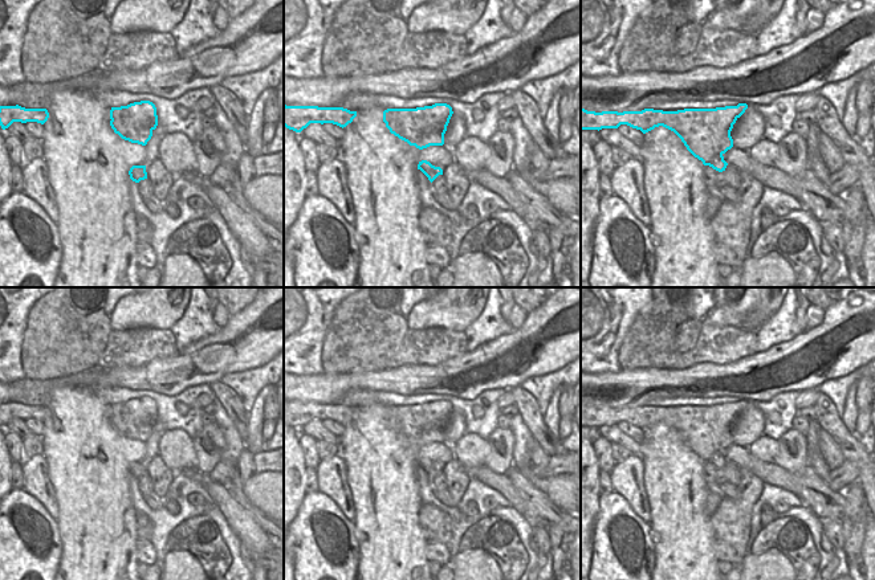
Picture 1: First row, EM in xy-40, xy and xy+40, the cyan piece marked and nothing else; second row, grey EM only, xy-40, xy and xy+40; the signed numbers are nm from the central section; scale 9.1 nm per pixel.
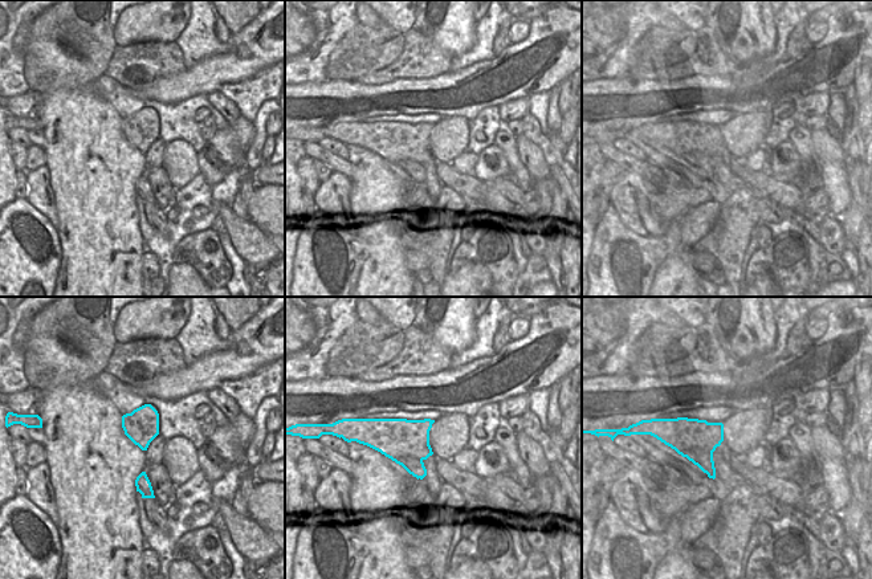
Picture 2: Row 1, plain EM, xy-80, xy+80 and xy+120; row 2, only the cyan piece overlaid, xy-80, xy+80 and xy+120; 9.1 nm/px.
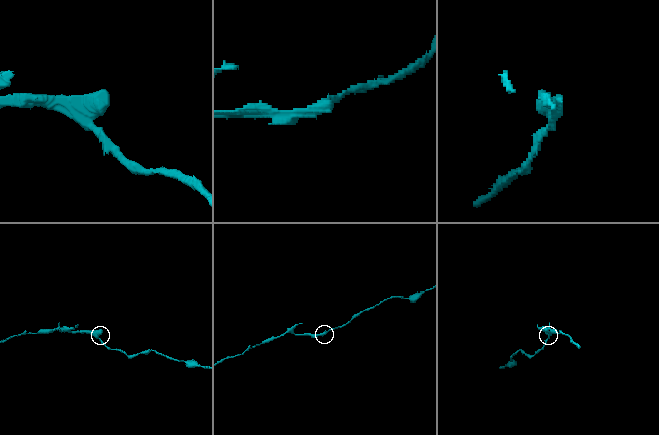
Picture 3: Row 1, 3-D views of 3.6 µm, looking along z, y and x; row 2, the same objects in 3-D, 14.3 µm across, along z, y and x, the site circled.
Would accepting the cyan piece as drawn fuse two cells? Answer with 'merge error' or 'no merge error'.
merge error

